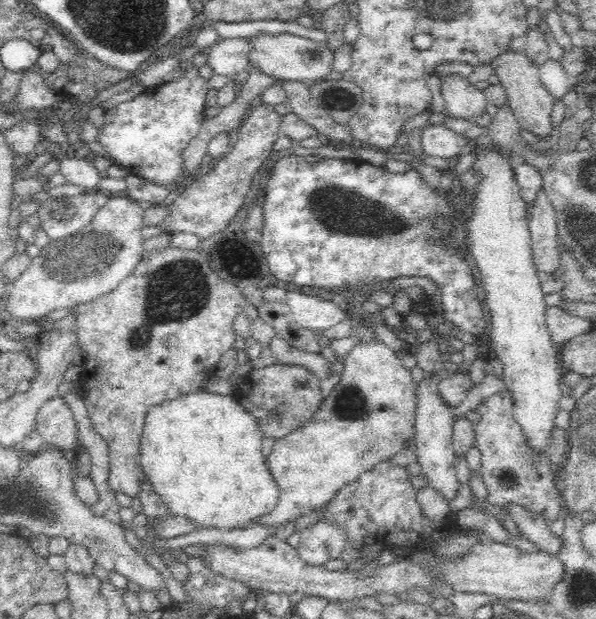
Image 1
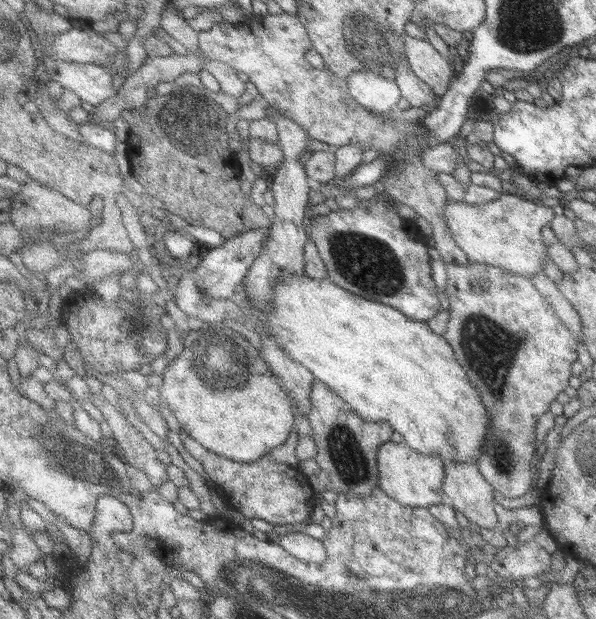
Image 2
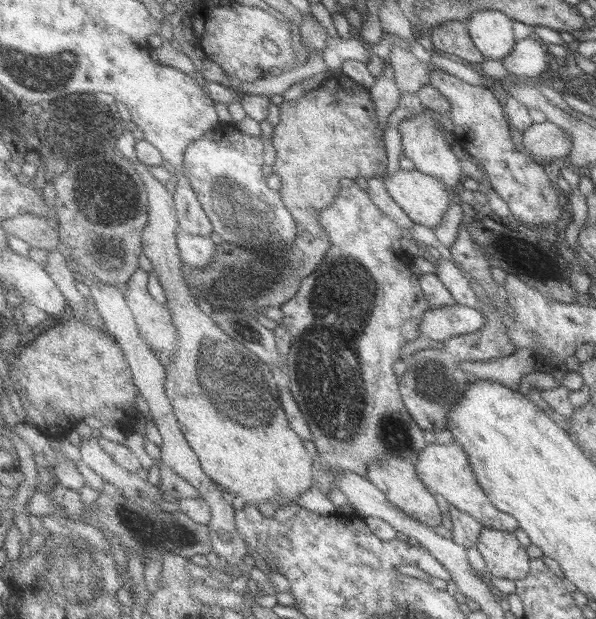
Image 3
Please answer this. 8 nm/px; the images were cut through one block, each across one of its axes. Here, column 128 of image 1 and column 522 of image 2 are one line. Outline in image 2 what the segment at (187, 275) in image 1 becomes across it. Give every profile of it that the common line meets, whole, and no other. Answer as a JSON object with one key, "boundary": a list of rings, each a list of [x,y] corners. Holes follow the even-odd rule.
{"boundary":[[[445,264],[447,268],[447,298],[449,298],[449,312],[451,312],[451,320],[449,320],[449,328],[447,332],[443,334],[451,346],[455,348],[455,354],[459,356],[459,362],[463,364],[463,368],[467,368],[467,372],[471,372],[471,380],[475,380],[475,386],[479,388],[479,392],[483,392],[483,400],[485,404],[489,406],[491,410],[491,432],[489,432],[489,440],[487,440],[487,448],[485,448],[485,454],[477,458],[477,466],[481,468],[483,476],[487,478],[487,482],[491,482],[497,490],[497,496],[499,498],[519,498],[519,496],[525,496],[529,492],[529,488],[535,486],[533,482],[533,460],[535,460],[535,436],[539,432],[539,418],[543,418],[545,414],[549,414],[549,408],[551,404],[557,400],[557,396],[561,392],[565,392],[569,388],[569,380],[573,376],[573,364],[579,362],[579,338],[575,336],[575,332],[571,332],[571,328],[563,322],[563,318],[559,316],[559,312],[555,310],[555,306],[547,300],[547,296],[543,296],[543,292],[537,288],[535,280],[529,278],[529,276],[519,276],[519,274],[513,274],[505,268],[497,268],[497,266],[491,266],[491,264]]]}

